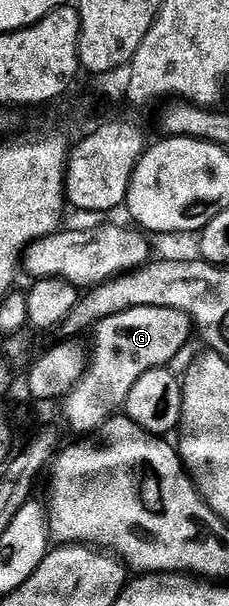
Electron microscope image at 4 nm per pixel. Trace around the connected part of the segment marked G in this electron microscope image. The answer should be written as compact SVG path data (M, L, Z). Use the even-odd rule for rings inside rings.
M135 307L122 313L115 313L103 318L95 326L97 334L93 337L93 349L88 358L85 373L73 385L73 389L63 398L65 405L65 421L69 429L77 435L92 435L124 406L127 395L131 395L131 387L139 383L143 375L152 369L163 369L172 366L173 360L185 349L191 334L189 316L183 311L175 311L167 307Z

